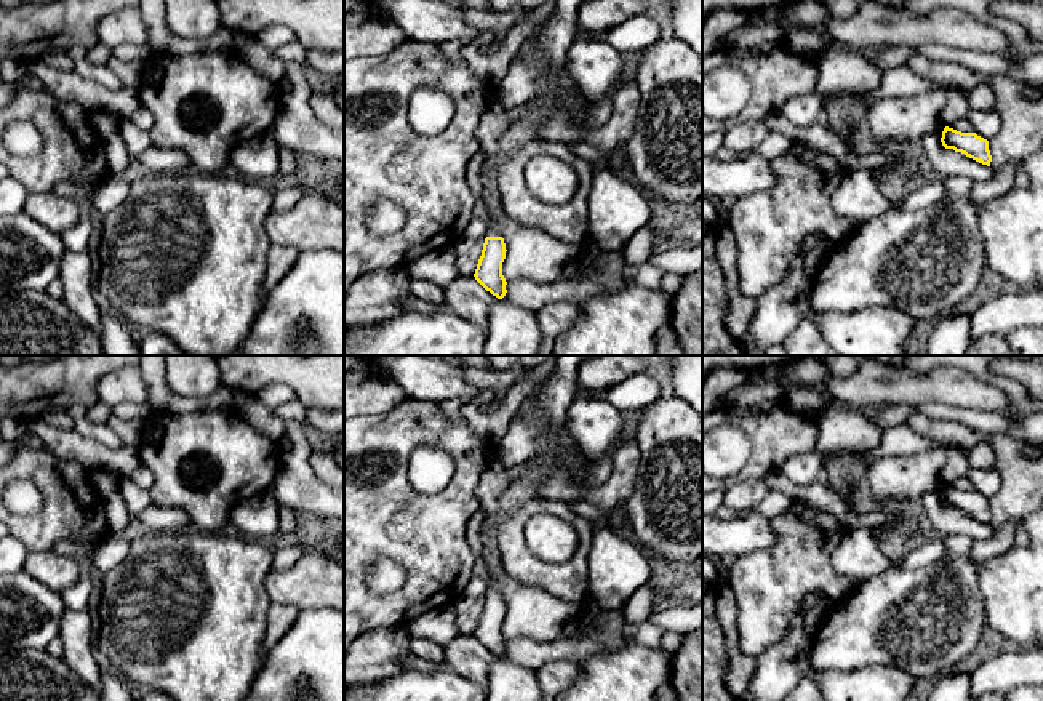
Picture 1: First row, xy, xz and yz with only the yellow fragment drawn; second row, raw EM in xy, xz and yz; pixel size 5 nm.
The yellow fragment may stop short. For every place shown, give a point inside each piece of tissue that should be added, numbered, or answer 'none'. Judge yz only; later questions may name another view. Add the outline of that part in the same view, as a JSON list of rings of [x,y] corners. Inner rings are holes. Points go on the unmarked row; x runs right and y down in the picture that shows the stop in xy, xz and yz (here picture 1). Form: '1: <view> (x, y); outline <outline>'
1: yz (895, 477); outline [[[933,447],[910,456],[886,456],[870,464],[867,487],[883,501],[921,499],[926,491],[942,496],[941,471],[945,450]]]

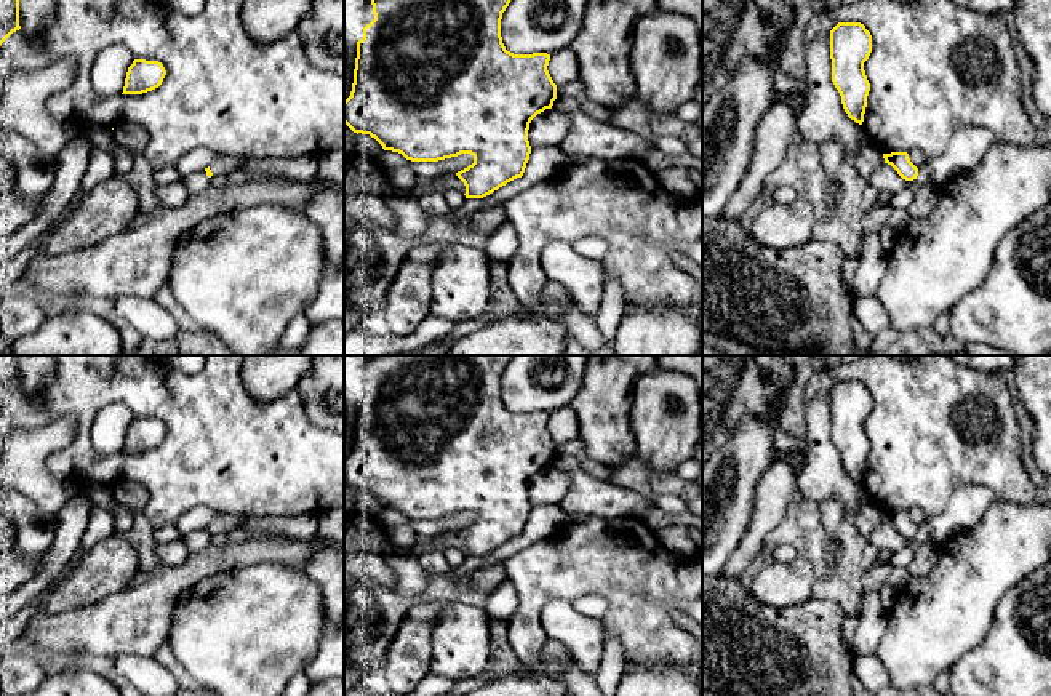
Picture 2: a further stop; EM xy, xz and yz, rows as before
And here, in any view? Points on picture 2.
none

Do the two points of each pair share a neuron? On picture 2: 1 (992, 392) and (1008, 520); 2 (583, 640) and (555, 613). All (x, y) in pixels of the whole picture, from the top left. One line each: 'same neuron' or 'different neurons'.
1: different neurons
2: same neuron

